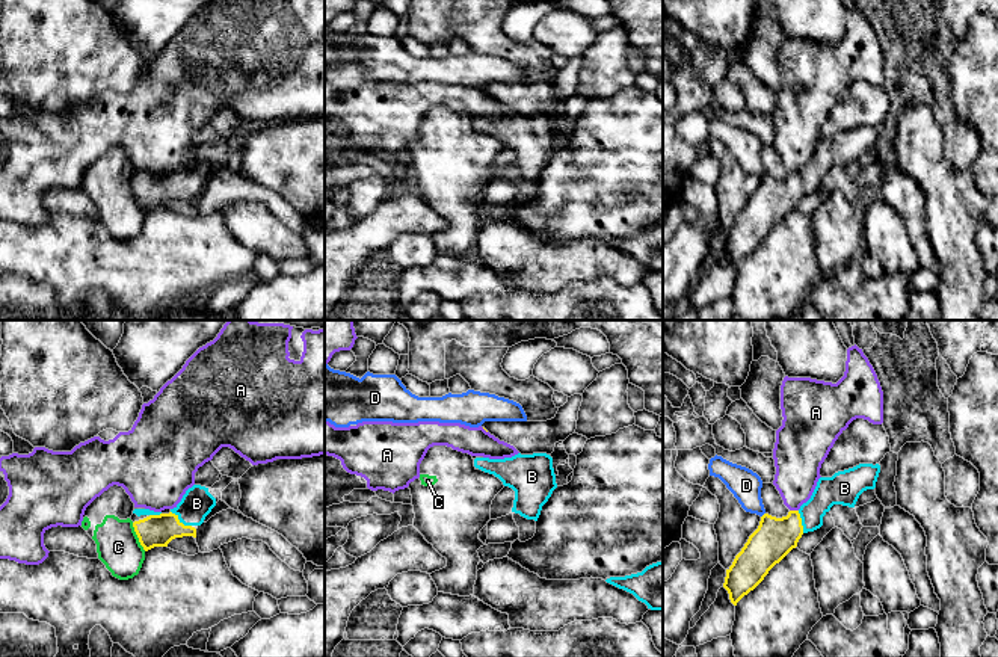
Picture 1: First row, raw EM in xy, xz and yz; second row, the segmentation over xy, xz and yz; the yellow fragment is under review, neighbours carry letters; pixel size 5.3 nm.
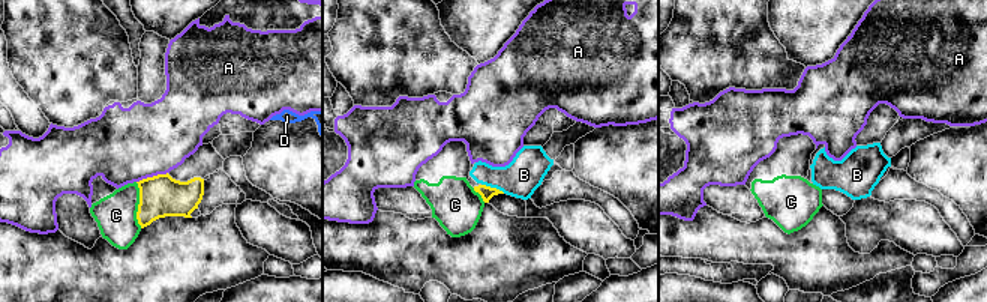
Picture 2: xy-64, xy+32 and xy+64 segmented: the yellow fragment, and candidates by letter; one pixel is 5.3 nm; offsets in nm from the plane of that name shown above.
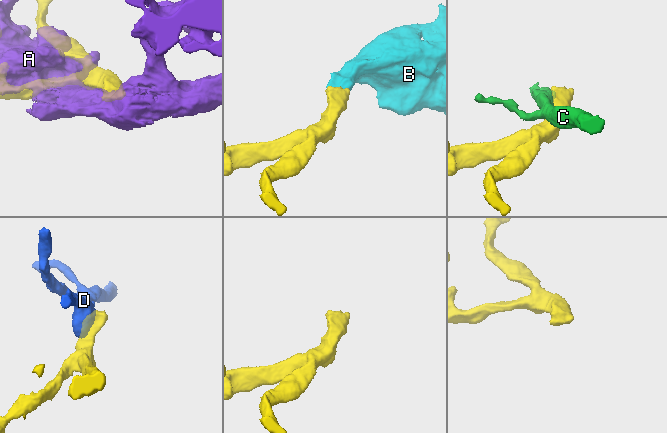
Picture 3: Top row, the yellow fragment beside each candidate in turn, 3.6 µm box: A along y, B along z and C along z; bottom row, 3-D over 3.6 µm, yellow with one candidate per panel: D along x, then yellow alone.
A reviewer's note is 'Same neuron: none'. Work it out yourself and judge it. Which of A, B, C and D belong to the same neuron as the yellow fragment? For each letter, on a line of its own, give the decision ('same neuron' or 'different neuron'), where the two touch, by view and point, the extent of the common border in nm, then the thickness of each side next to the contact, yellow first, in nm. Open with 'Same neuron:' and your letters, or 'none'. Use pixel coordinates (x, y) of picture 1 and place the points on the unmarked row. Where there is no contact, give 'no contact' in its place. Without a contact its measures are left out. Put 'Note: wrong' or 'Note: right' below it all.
Same neuron: B
A: different neuron; contact yz (794, 172); length 50 nm; calibres 220 and 240 nm
B: same neuron; contact xy (181, 185); length 140 nm; calibres 180 and 170 nm
C: different neuron; contact xy (138, 198); length 170 nm; calibres 180 and 240 nm
D: different neuron; contact yz (763, 177); length 40 nm; calibres 220 and 160 nm
Note: wrong

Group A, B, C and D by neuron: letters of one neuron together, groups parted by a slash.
A / B / C / D

